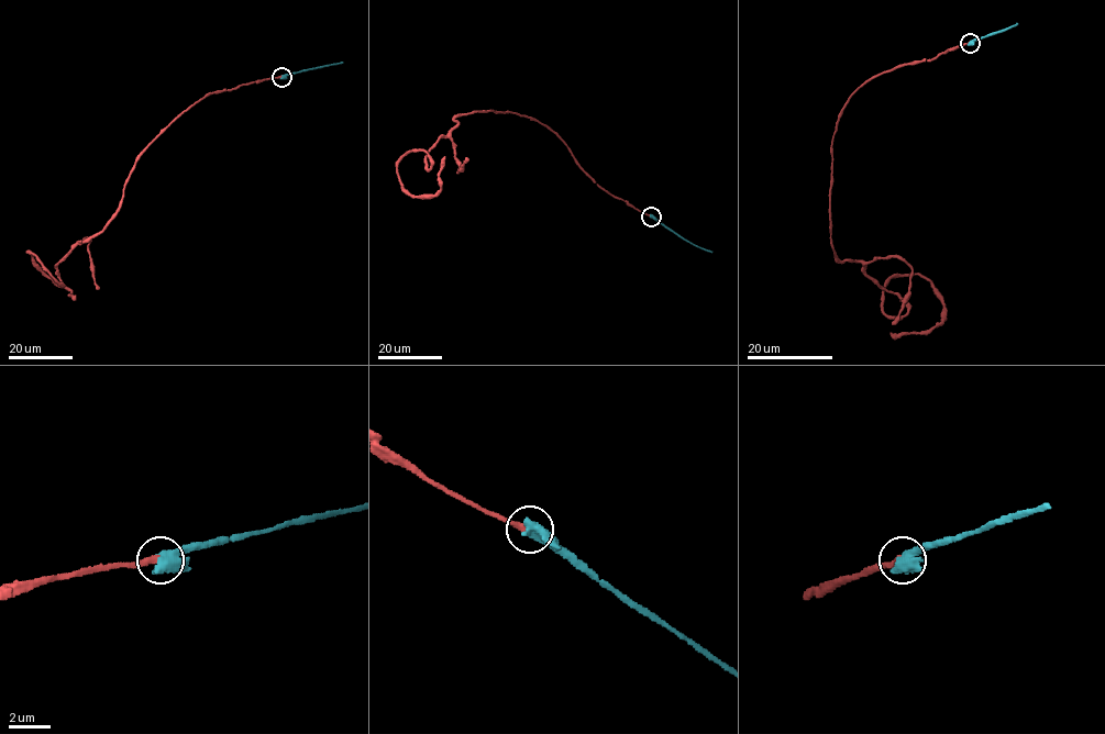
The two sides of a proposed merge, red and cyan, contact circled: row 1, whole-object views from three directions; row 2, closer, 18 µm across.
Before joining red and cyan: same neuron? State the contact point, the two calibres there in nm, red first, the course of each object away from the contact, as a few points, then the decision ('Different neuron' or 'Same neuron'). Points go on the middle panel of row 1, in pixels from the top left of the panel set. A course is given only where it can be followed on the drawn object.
Place: (651, 217). Thickness 320 nm (red) against 700 nm. Course of red: (651, 215), (519, 114), (457, 114), (430, 169), (424, 151), (402, 157), (402, 188), (433, 197), (445, 156). Course of cyan: (651, 215), (686, 240), (711, 252). Same neuron

